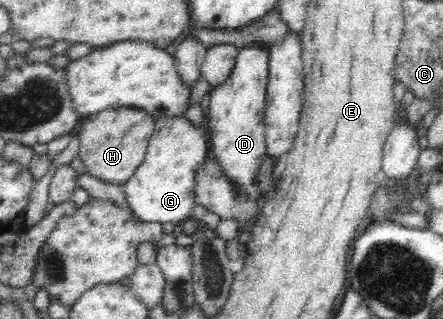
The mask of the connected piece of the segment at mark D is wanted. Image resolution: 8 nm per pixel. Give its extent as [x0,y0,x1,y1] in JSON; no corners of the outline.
[205,44,269,190]

